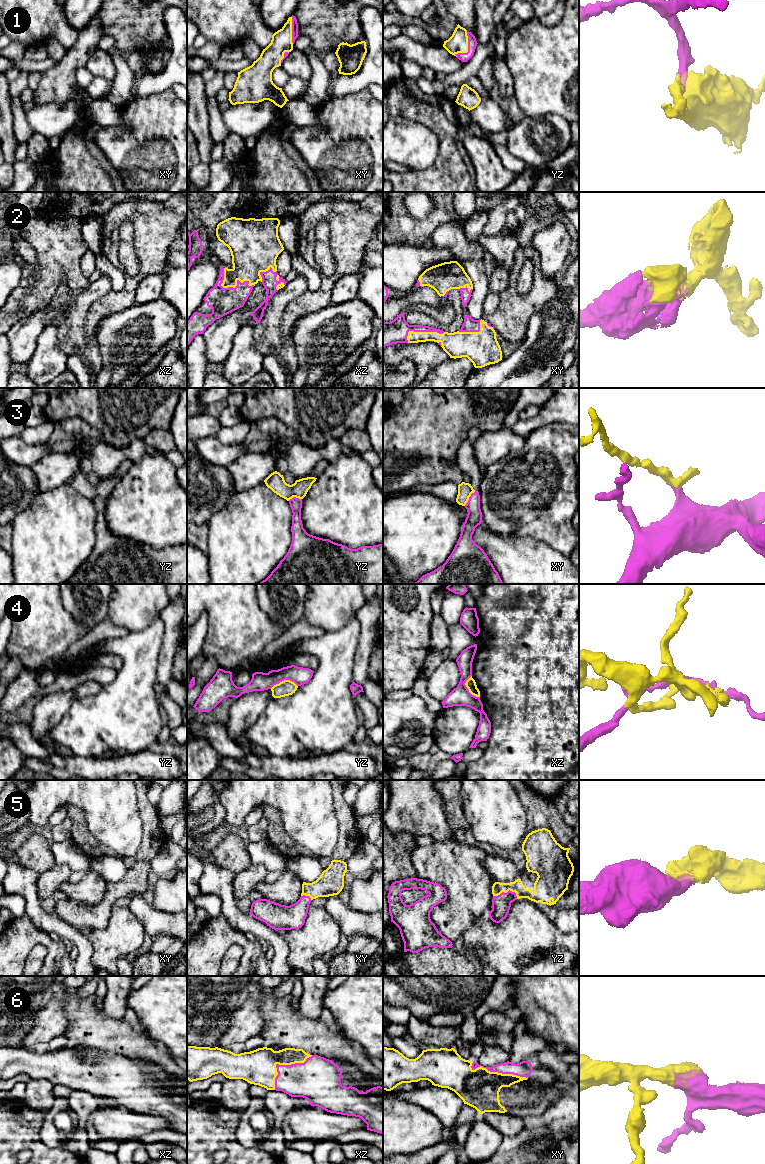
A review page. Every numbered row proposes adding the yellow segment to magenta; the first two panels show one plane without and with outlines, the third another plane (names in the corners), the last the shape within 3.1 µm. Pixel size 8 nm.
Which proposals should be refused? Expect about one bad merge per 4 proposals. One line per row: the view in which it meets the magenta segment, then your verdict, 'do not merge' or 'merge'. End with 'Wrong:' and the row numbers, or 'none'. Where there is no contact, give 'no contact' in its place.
1: yz | merge
2: xz | merge
3: xy | do not merge
4: yz | do not merge
5: yz | merge
6: xz | merge
Wrong: 3, 4

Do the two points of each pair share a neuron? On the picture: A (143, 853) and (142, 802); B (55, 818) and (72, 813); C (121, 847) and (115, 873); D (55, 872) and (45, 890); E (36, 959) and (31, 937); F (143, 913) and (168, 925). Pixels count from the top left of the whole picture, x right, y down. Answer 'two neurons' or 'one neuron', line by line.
A: one neuron
B: two neurons
C: two neurons
D: one neuron
E: two neurons
F: one neuron

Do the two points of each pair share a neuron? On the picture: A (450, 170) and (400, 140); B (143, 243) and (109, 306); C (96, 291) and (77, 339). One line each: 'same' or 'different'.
A: different
B: same
C: same

